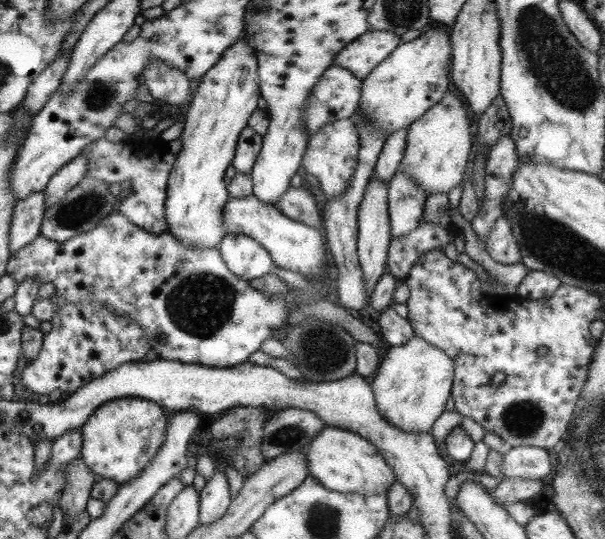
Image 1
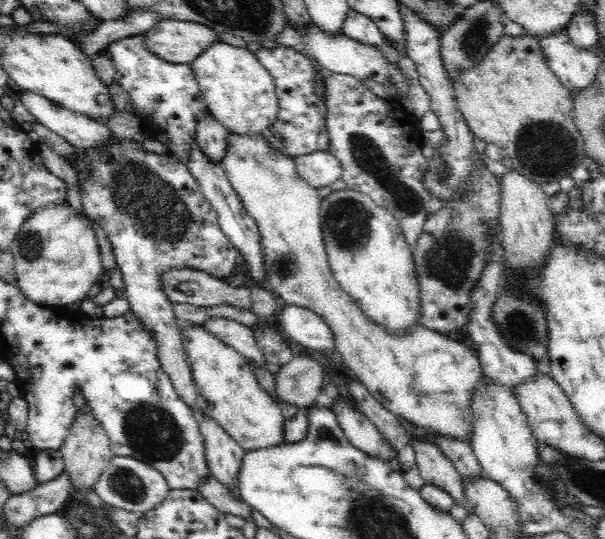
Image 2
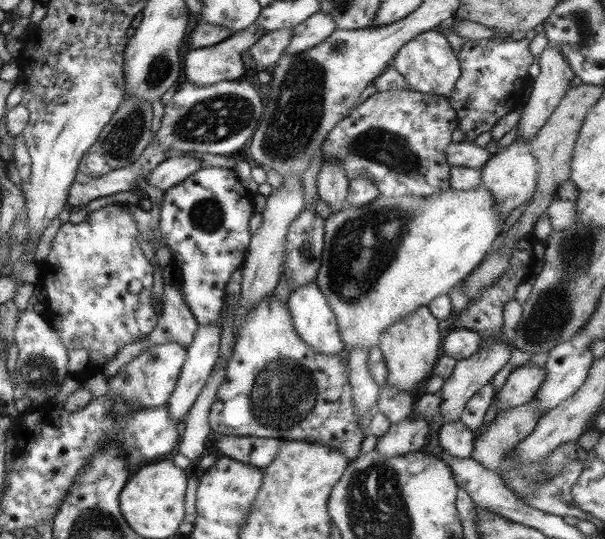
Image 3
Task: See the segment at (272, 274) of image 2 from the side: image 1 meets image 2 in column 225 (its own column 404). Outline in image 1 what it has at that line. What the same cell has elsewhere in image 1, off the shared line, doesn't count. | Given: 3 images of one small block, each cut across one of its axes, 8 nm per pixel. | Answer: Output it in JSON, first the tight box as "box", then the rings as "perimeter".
{"box":[398,92,472,196],"perimeter":[[[449,92],[406,130],[406,148],[398,171],[404,171],[426,196],[446,193],[462,184],[472,152],[471,113],[468,106]]]}

